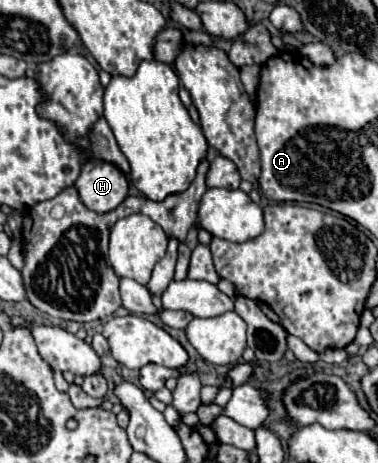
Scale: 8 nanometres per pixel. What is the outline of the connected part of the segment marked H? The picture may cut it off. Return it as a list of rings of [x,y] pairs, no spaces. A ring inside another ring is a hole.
[[[93,158],[83,162],[75,188],[79,190],[81,202],[89,210],[105,214],[115,210],[125,200],[129,182],[127,176],[115,164]]]

